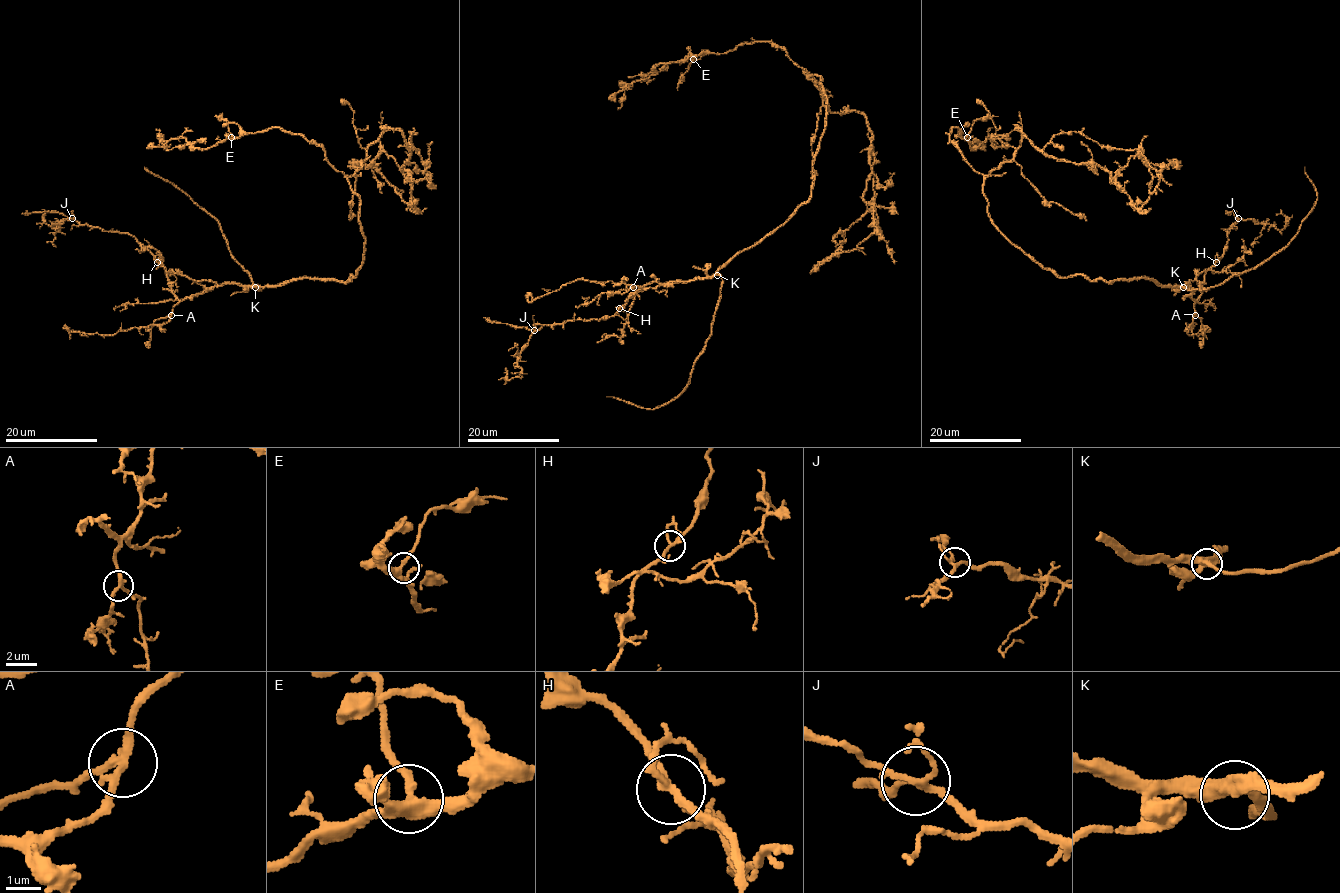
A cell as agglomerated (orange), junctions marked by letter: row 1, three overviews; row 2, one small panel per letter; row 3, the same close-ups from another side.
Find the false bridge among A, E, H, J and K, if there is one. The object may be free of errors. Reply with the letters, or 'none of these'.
none of these

